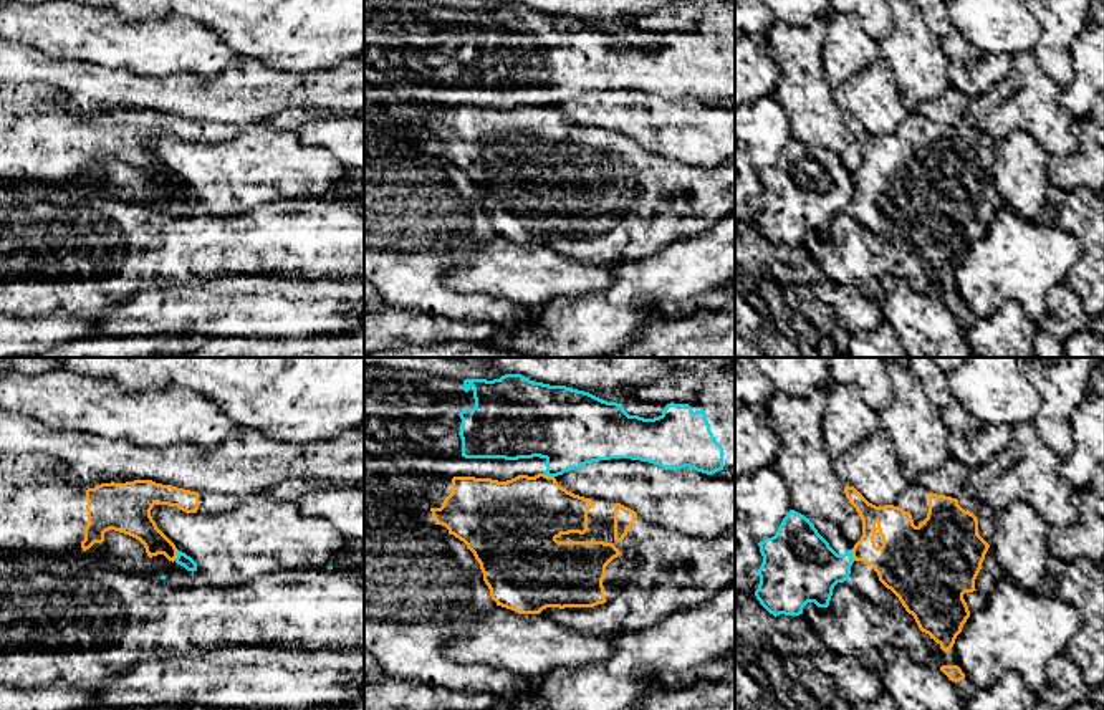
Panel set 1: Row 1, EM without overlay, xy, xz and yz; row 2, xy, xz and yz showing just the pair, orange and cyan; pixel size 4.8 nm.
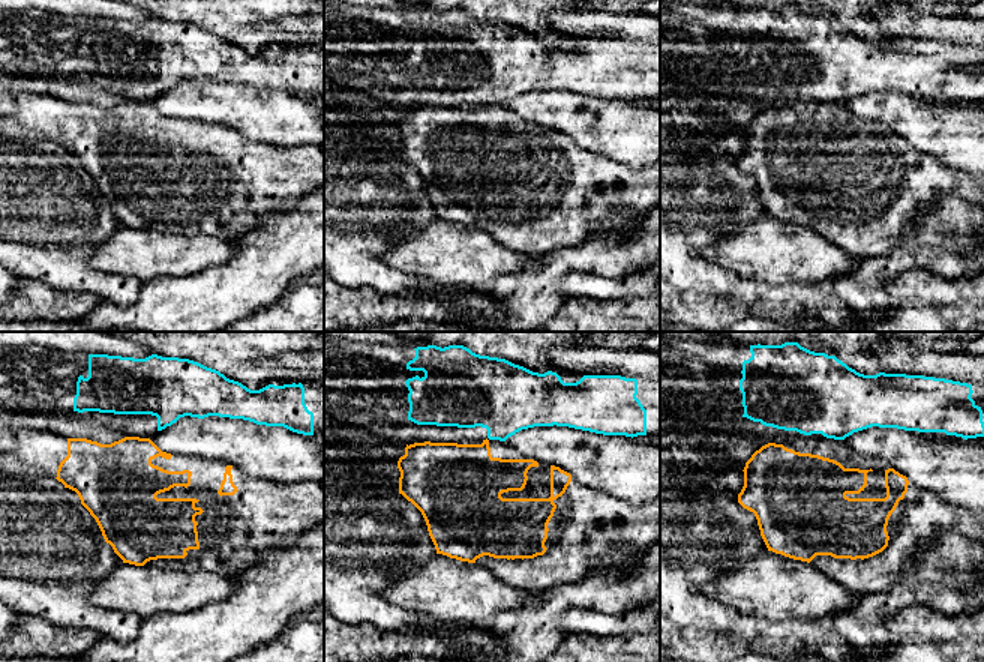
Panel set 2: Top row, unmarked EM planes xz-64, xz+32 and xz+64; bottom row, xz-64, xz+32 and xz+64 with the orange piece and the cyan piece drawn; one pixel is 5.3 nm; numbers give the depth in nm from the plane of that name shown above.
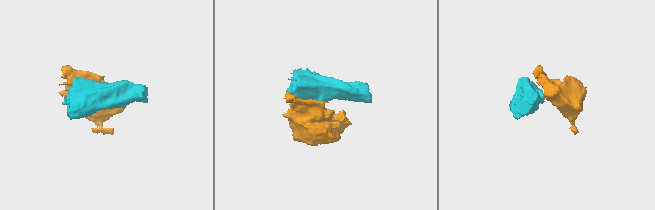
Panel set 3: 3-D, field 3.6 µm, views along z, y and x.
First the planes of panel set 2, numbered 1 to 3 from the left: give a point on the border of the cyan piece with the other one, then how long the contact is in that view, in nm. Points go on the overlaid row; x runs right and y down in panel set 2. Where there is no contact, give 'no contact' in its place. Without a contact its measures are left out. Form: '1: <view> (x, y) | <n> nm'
1: no contact
2: no contact
3: no contact

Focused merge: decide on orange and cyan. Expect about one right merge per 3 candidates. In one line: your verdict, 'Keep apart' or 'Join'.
Keep apart

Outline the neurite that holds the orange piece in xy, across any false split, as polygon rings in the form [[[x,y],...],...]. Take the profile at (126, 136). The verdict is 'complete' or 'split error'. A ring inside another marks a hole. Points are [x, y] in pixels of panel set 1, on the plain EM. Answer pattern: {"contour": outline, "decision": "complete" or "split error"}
{"contour": [[[0,83],[0,180],[31,179],[36,182],[73,184],[104,170],[109,159],[139,169],[149,187],[164,184],[175,190],[175,174],[151,146],[154,134],[177,136],[185,142],[223,142],[237,137],[248,124],[197,122],[152,109],[74,116],[66,98],[45,83]]], "decision": "split error"}

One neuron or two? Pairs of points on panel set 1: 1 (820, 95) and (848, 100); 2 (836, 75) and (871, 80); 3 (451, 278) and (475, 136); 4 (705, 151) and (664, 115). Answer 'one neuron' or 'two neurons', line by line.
1: two neurons
2: two neurons
3: two neurons
4: one neuron

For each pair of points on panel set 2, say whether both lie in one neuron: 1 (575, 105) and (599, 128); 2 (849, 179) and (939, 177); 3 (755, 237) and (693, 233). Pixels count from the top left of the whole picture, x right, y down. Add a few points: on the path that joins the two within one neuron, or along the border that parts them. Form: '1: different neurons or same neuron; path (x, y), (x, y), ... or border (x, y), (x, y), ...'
1: same neuron; path (576, 113), (591, 122)
2: same neuron; path (872, 179), (917, 179)
3: different neurons; border (756, 218), (738, 224), (705, 245), (698, 254)

